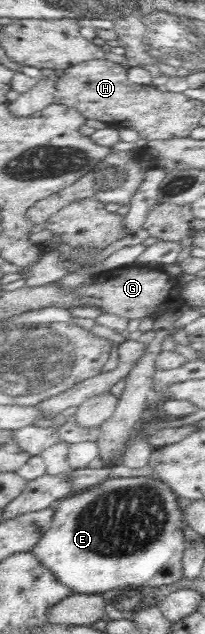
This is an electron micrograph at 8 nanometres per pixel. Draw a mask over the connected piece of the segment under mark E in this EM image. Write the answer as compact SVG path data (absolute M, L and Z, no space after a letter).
M149 476L108 478L99 485L85 489L82 492L72 493L66 498L61 499L57 510L54 511L51 527L36 541L35 547L31 549L31 553L47 569L51 570L51 573L55 574L55 577L59 578L59 582L67 586L68 589L73 590L75 594L102 594L105 591L121 589L123 587L156 588L161 587L161 585L171 585L171 583L179 581L183 576L182 557L186 546L186 541L183 536L184 528L183 518L180 517L177 495L164 481Z

